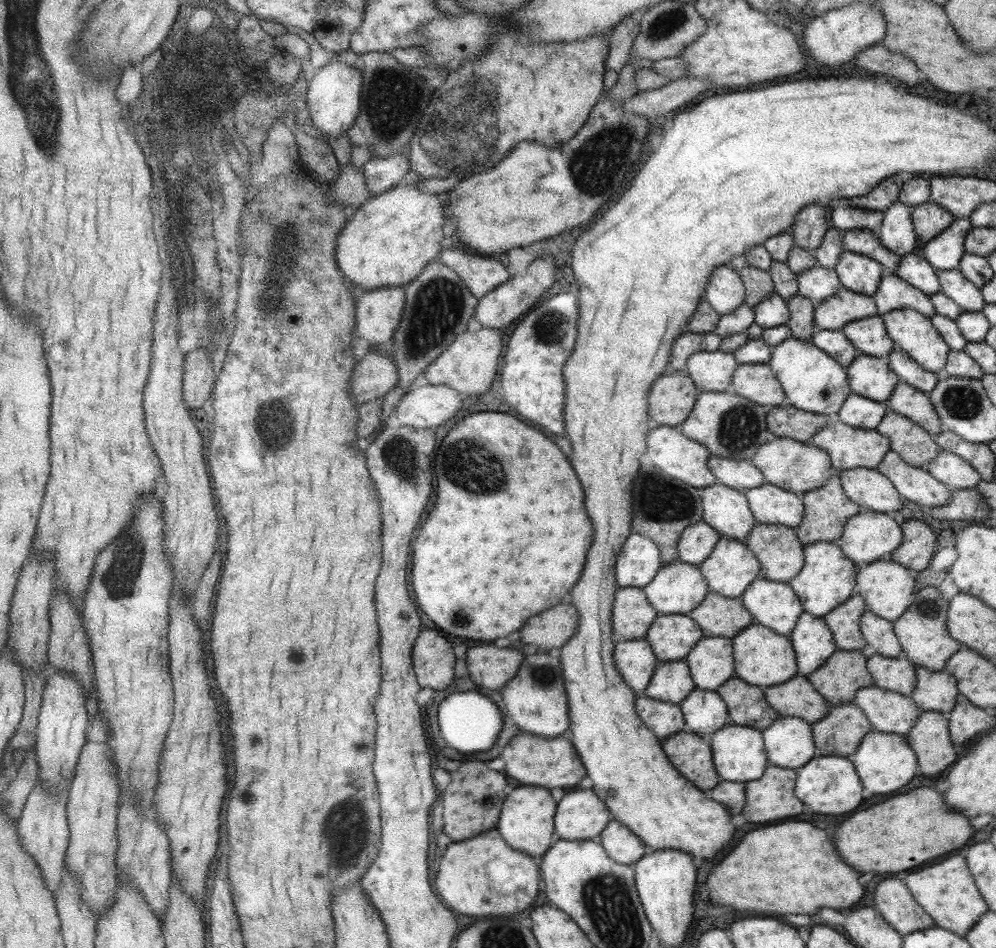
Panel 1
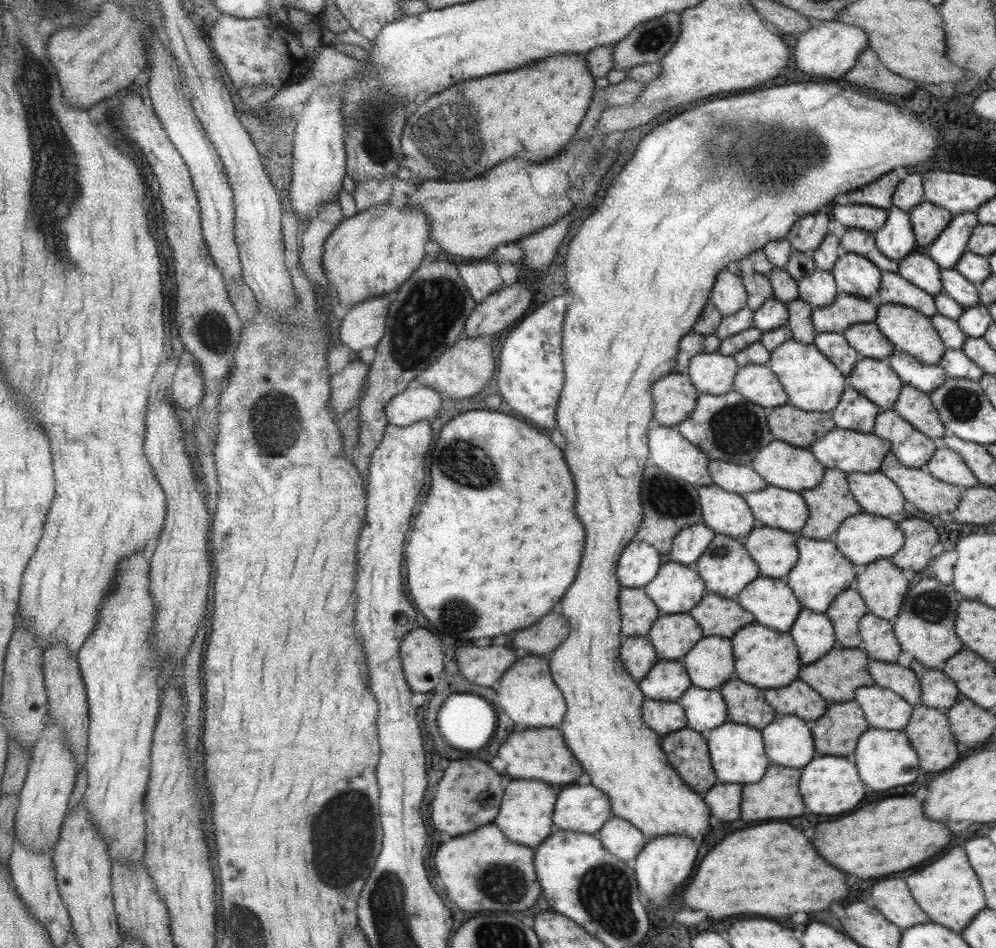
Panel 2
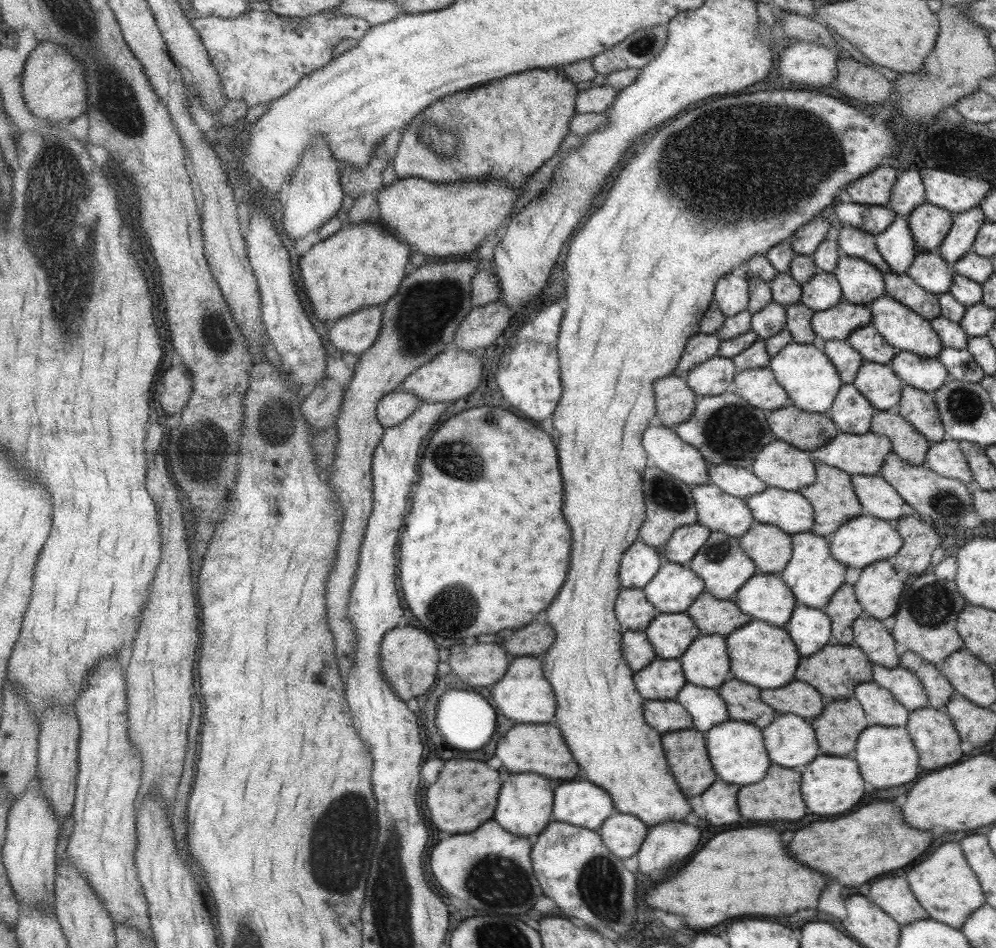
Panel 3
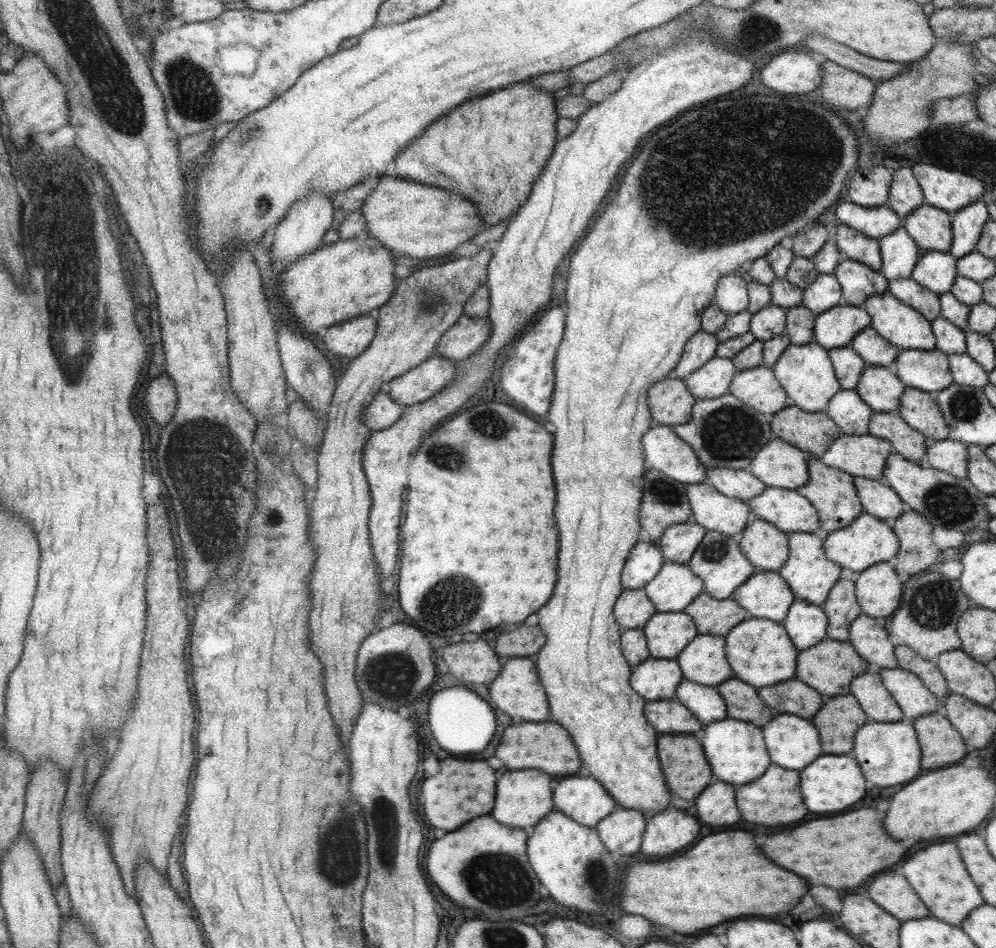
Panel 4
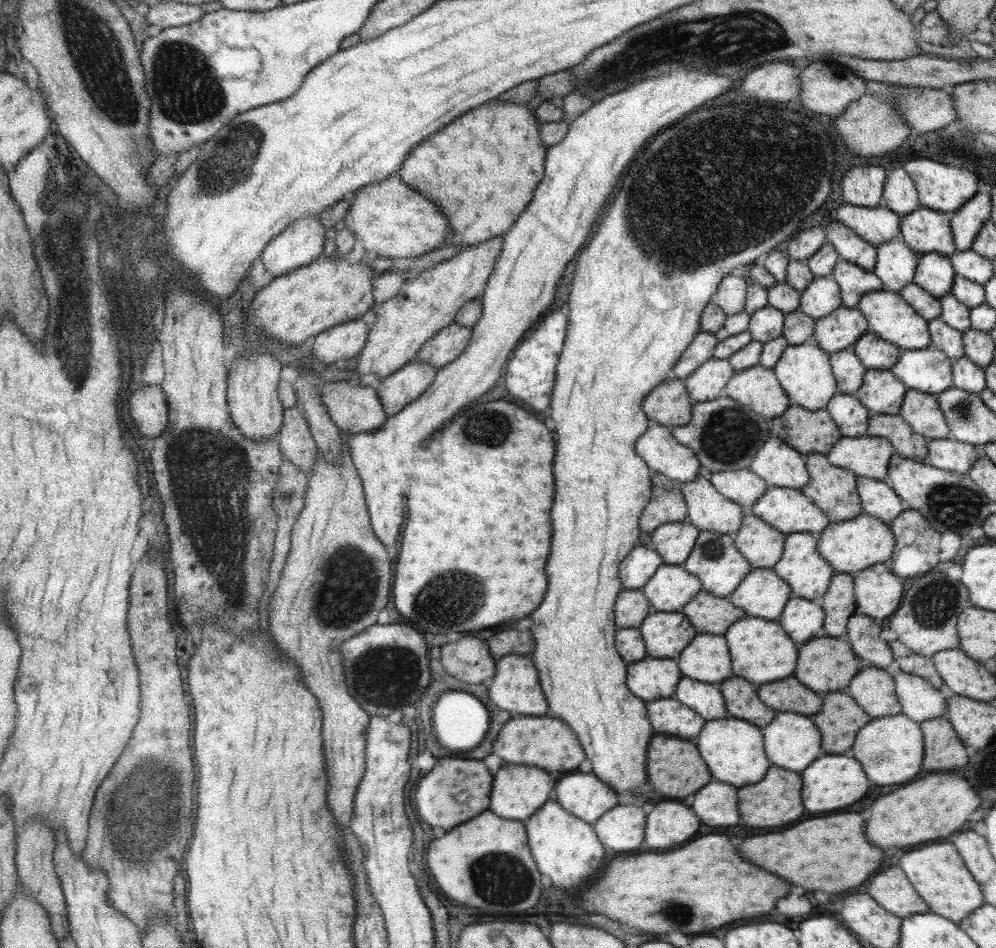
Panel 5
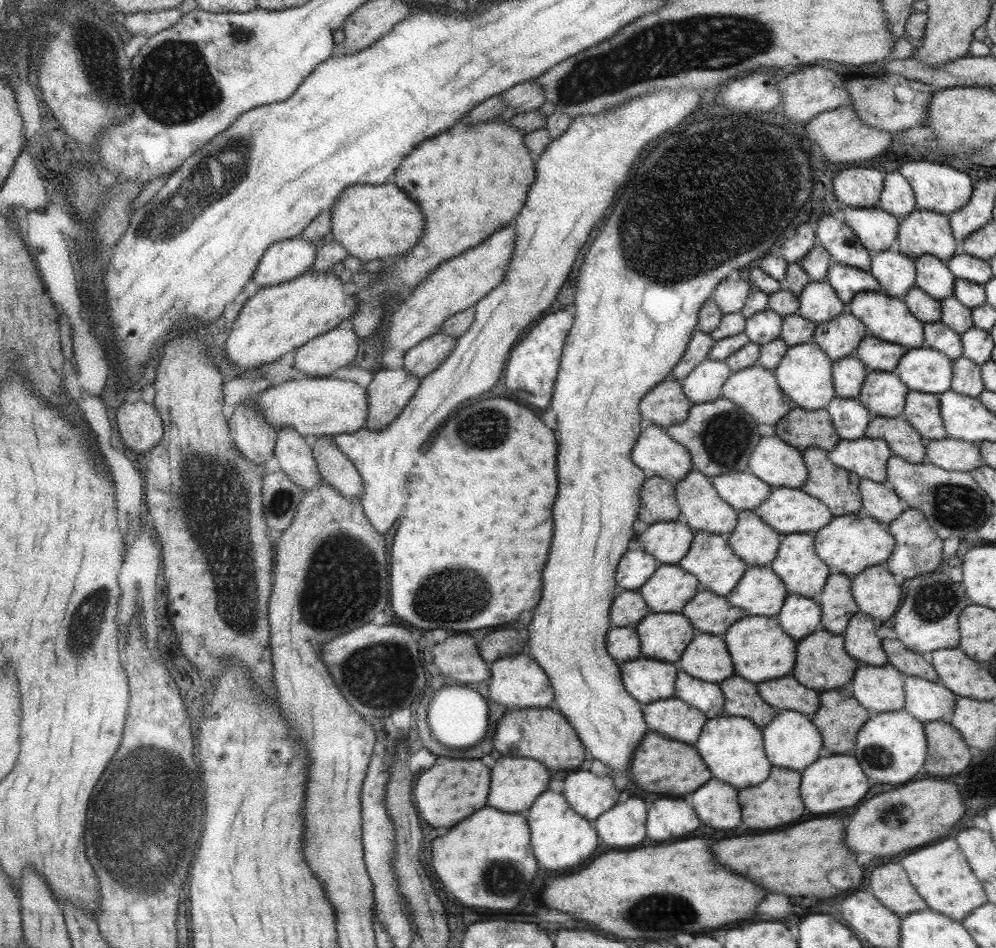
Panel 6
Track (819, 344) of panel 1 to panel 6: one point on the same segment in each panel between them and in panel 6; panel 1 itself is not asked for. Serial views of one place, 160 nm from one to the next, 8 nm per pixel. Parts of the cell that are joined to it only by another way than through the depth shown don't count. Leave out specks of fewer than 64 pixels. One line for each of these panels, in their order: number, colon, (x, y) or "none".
2: (833, 346)
3: (846, 361)
4: (847, 365)
5: (848, 372)
6: (848, 373)

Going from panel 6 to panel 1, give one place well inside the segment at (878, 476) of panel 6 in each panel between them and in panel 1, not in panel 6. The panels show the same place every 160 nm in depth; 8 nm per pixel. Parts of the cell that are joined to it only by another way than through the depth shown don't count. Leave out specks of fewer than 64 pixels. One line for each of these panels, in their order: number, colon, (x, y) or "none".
1: (847, 447)
2: (850, 451)
3: (864, 454)
4: (864, 456)
5: (868, 456)

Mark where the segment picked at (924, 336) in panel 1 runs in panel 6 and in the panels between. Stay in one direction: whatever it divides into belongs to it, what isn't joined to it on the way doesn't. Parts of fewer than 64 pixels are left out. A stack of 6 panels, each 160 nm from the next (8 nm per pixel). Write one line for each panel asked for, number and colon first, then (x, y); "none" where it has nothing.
2: (908, 330)
3: (900, 327)
4: (905, 328)
5: (887, 315)
6: (885, 317)

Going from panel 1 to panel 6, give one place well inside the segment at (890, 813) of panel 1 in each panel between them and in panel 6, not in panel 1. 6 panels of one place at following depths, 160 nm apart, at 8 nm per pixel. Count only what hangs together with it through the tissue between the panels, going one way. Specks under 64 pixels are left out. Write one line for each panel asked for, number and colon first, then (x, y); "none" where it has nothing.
2: (893, 836)
3: (856, 848)
4: (841, 852)
5: (830, 854)
6: (794, 862)

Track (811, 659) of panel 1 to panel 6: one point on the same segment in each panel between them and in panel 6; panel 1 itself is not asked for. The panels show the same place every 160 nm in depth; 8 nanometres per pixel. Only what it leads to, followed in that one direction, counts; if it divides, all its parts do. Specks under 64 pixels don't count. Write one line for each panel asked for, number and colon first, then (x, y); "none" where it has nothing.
2: (813, 633)
3: (809, 628)
4: (806, 623)
5: (801, 618)
6: (798, 616)

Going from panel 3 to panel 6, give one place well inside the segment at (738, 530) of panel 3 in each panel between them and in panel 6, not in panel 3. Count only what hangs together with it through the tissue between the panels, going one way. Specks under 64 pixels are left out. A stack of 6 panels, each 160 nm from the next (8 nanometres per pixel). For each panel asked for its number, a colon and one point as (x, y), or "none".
4: (710, 509)
5: (707, 510)
6: (701, 508)

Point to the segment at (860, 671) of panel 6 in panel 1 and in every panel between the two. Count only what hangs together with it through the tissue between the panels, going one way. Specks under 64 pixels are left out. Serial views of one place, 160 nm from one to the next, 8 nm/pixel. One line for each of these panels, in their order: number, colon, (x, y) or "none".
1: (887, 711)
2: (882, 708)
3: (880, 707)
4: (878, 705)
5: (872, 689)

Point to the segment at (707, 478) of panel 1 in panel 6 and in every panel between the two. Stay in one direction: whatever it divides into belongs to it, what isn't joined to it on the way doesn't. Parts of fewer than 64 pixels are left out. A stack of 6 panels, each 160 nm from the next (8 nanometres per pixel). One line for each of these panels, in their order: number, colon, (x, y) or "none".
2: (667, 449)
3: (666, 451)
4: (663, 449)
5: (656, 446)
6: (654, 452)

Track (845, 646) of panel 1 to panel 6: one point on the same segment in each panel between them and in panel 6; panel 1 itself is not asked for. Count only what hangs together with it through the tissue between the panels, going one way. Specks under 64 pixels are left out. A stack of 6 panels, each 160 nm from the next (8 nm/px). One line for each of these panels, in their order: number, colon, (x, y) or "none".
2: (847, 608)
3: (842, 608)
4: (840, 606)
5: (838, 603)
6: (837, 606)

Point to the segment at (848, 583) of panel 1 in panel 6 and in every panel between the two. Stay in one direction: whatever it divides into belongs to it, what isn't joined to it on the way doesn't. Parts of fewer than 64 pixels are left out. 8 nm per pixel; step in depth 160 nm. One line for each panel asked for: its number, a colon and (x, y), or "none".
2: (821, 572)
3: (812, 574)
4: (809, 574)
5: (800, 566)
6: (796, 564)

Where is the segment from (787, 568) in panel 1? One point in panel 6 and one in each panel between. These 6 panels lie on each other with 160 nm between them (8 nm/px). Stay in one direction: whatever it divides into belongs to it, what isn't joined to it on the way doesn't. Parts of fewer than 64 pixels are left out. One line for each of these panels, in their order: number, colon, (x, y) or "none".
2: (774, 552)
3: (769, 548)
4: (764, 545)
5: (761, 544)
6: (754, 542)

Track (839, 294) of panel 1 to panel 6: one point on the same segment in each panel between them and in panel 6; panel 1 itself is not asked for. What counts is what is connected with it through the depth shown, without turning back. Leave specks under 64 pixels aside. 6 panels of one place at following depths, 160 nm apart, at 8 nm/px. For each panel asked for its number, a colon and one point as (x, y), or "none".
2: (845, 310)
3: (836, 323)
4: (836, 327)
5: (839, 330)
6: (839, 337)

